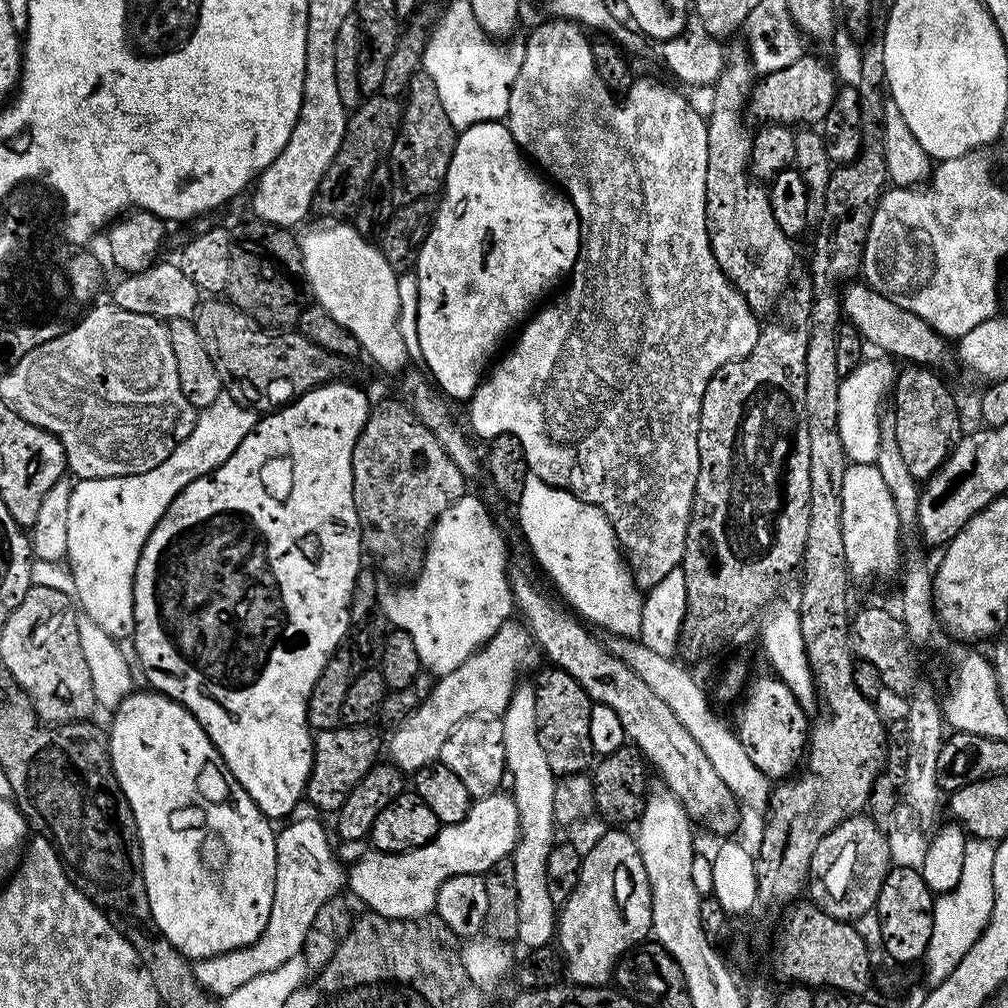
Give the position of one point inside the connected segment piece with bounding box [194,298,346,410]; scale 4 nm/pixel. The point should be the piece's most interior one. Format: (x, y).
(256, 367)

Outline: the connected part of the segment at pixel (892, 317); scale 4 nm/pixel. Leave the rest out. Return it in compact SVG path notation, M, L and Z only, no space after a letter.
M849 283L842 292L842 312L847 323L853 324L871 347L873 344L874 347L881 348L884 351L881 353L889 357L901 356L908 360L904 362L916 366L936 366L934 364L944 356L945 337L939 336L922 318L910 314L908 310L902 310L900 306L890 302L890 298L869 288L867 283L856 283Z

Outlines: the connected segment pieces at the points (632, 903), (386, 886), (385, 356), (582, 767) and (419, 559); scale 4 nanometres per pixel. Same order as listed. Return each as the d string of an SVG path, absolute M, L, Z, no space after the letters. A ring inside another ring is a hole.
M608 830L604 837L598 842L596 846L585 856L580 862L580 877L578 878L578 886L574 886L574 890L570 894L570 898L559 909L558 919L556 922L556 942L565 961L565 969L567 975L571 976L571 980L575 985L583 987L603 987L609 983L613 977L617 961L634 945L643 943L650 934L652 927L652 895L650 894L650 882L646 878L646 866L642 866L642 858L639 850L636 849L635 839L631 835L628 836L624 830Z
M497 795L496 808L483 808L483 803L473 803L472 809L462 818L462 822L441 827L440 833L426 846L415 848L409 852L378 852L369 851L369 856L364 856L352 868L352 892L371 911L386 918L409 920L415 916L429 915L435 909L438 890L442 882L458 874L474 874L479 876L490 870L494 862L507 860L516 849L516 840L520 837L520 823L518 810L511 795Z
M332 222L329 228L316 228L299 241L300 259L304 261L304 274L307 287L314 295L315 303L322 305L328 313L354 338L358 338L363 355L369 356L384 372L400 372L410 363L406 342L402 342L400 329L400 303L398 302L398 274L386 262L384 253L369 237L356 232L348 222Z
M547 666L534 679L536 690L536 705L534 710L538 717L538 742L542 745L542 751L546 753L546 762L550 765L553 776L563 778L566 776L578 776L587 773L594 764L594 753L590 742L590 714L594 701L588 697L586 690L566 670L555 666Z
M384 400L377 408L375 405L369 411L366 422L362 426L362 434L358 434L358 442L354 446L352 463L352 473L354 474L354 510L358 510L360 539L362 541L363 551L367 555L369 552L390 575L408 576L407 578L415 577L416 573L421 571L428 534L434 525L436 525L436 519L454 502L458 502L458 498L466 495L466 488L464 488L466 477L462 474L462 470L458 470L458 466L454 466L454 462L450 462L450 458L446 454L446 450L438 442L438 438L434 438L434 434L430 434L428 427L416 417L416 413L412 411L411 407L407 403L399 404L396 400Z

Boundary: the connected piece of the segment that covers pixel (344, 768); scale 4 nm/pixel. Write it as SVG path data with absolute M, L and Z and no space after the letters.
M341 726L330 730L319 730L315 733L312 773L308 779L306 800L316 808L317 813L335 814L342 806L342 802L346 802L350 790L354 790L354 786L358 786L358 782L362 782L362 778L370 771L373 764L377 763L379 756L376 755L382 752L382 740L380 744L379 734L371 732L370 729L371 727L368 726Z

